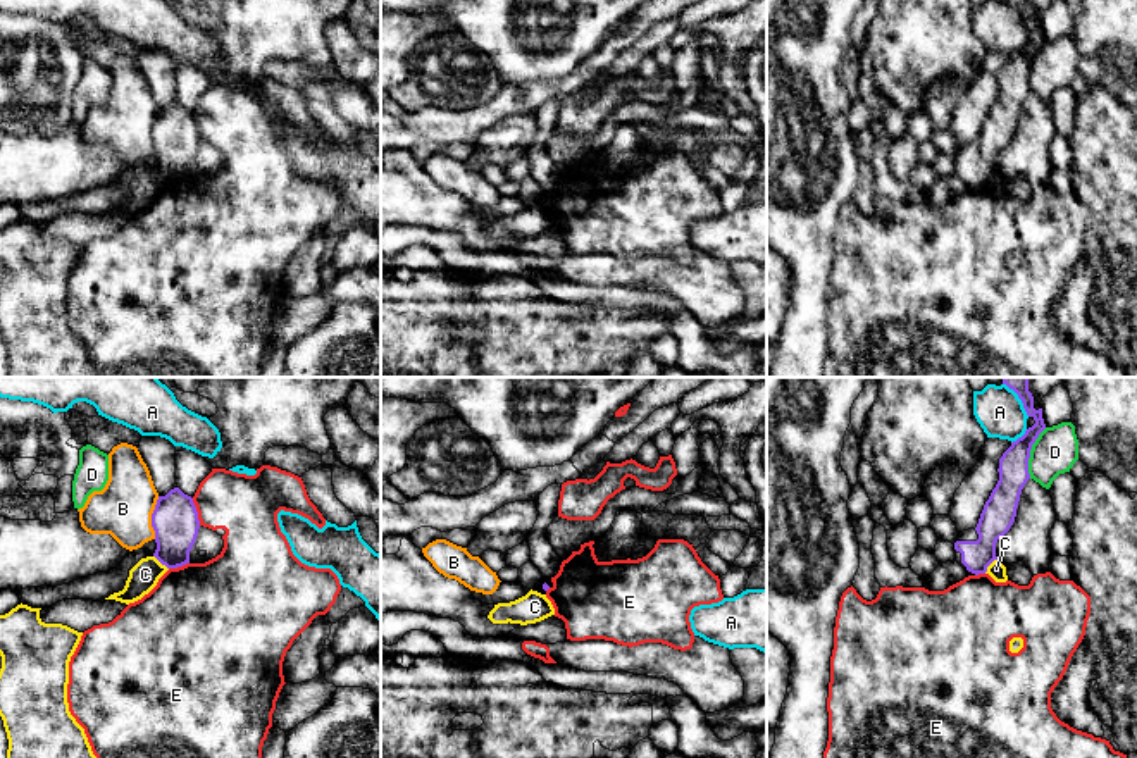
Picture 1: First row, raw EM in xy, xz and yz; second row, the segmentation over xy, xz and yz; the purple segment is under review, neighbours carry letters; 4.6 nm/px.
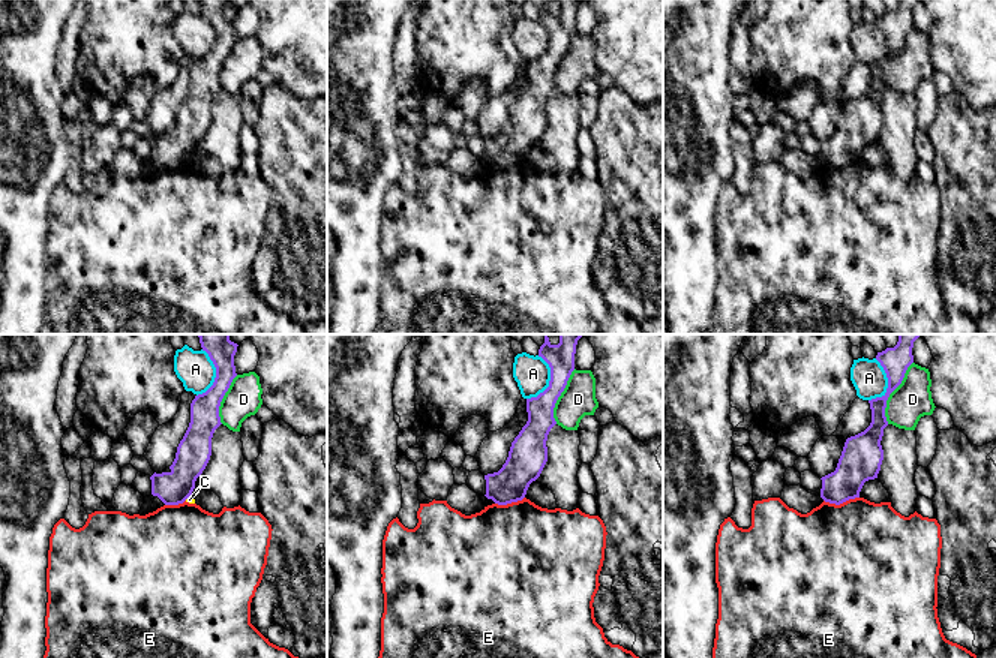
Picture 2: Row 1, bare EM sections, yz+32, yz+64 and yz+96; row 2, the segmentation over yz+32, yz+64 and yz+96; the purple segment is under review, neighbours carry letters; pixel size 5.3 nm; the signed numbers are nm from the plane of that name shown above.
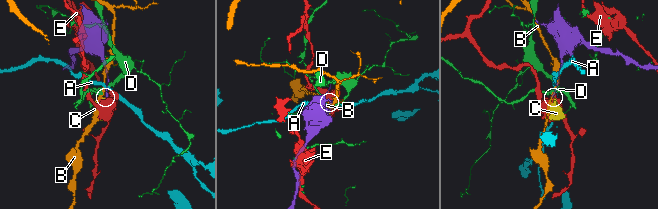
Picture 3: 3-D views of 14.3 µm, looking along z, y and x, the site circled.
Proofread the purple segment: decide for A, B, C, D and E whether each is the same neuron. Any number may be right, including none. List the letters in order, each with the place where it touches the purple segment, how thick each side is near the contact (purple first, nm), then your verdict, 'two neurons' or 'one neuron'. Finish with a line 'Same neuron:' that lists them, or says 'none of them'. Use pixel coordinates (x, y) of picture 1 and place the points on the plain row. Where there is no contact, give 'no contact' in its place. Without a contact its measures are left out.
A: contact yz (1018, 52); calibres 140 and 220 nm; two neurons
B: contact xy (152, 131); calibres 220 and 280 nm; two neurons
C: contact yz (989, 178); calibres 160 and 80 nm; two neurons
D: contact yz (1029, 68); calibres 140 and 200 nm; two neurons
E: contact xy (197, 126); calibres 220 and 300 nm; two neurons
Same neuron: none of them

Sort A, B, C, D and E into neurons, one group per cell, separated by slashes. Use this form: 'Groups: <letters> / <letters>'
Groups: A / B / C / D / E

